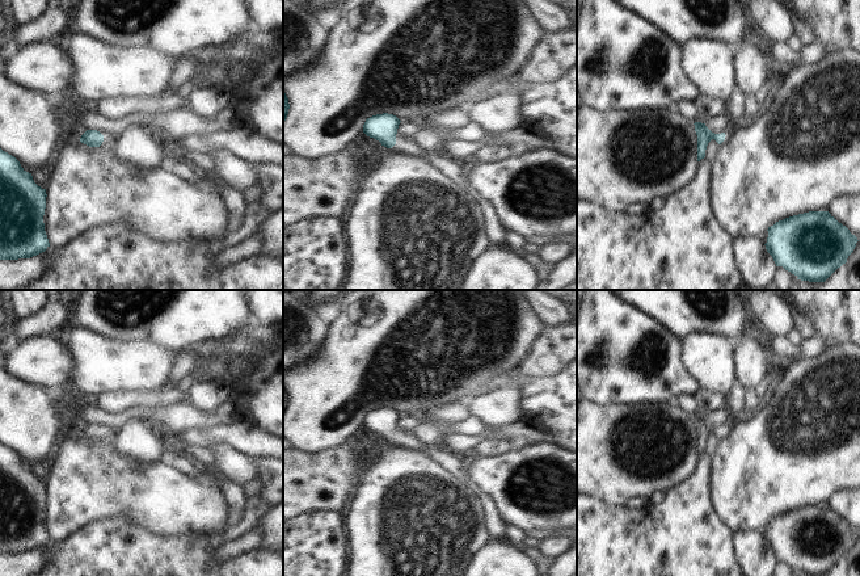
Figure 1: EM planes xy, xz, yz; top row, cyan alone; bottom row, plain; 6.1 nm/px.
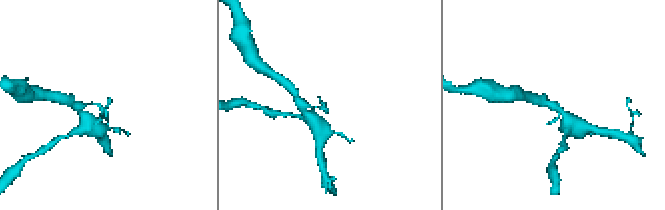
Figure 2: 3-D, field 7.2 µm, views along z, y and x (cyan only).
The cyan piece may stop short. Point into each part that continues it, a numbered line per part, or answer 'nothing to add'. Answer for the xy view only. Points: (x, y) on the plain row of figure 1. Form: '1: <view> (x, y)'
1: xy (109, 434)

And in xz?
1: xz (409, 442)

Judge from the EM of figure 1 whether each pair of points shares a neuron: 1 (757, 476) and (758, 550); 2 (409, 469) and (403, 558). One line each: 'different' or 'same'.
1: different
2: same

